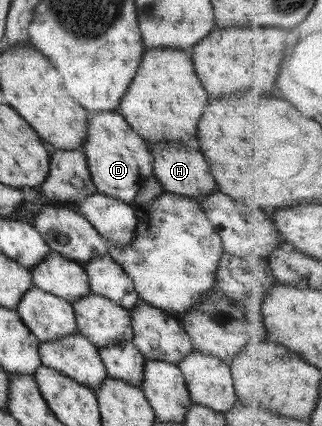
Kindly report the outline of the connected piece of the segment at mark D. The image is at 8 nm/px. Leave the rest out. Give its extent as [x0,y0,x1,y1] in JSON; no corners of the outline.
[79,112,152,205]

